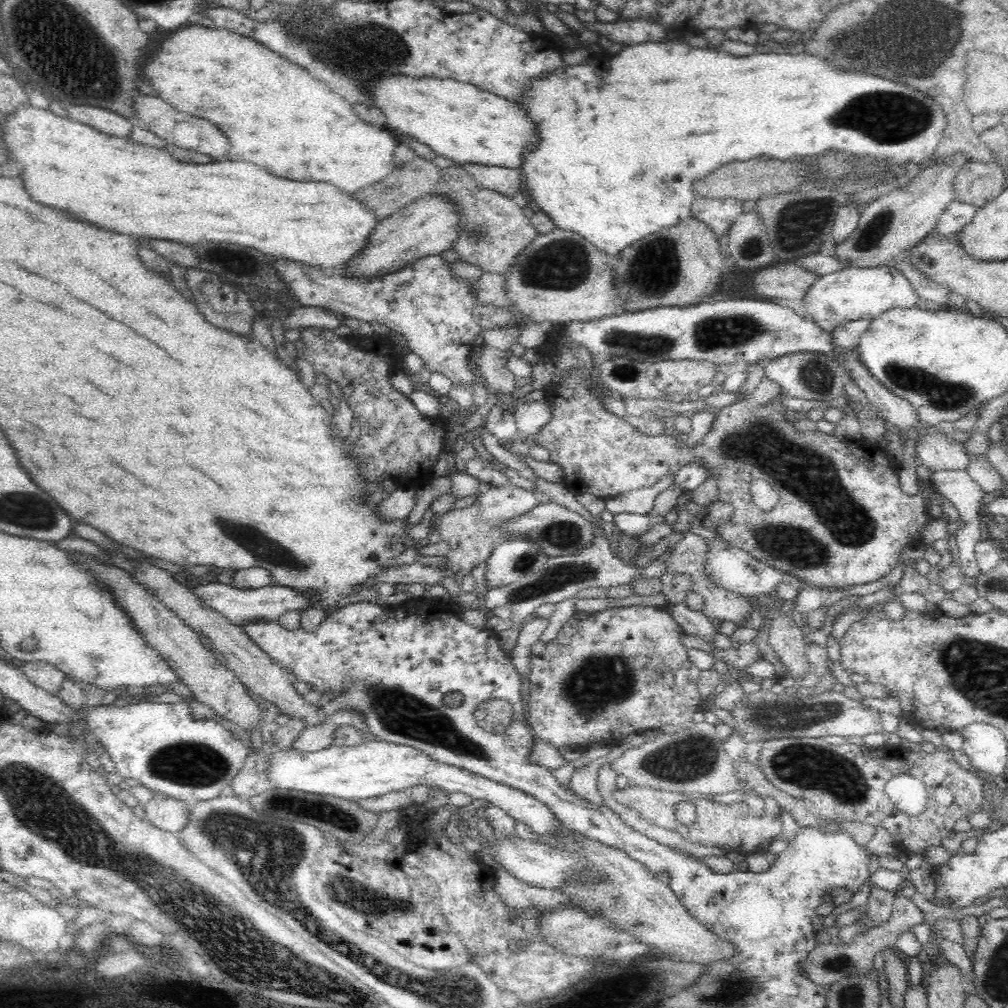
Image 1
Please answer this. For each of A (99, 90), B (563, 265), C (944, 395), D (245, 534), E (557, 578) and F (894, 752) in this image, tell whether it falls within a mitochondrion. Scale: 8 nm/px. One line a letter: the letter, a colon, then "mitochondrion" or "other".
A: mitochondrion
B: mitochondrion
C: mitochondrion
D: mitochondrion
E: mitochondrion
F: other

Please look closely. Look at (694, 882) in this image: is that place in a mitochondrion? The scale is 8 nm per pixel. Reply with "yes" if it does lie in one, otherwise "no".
no

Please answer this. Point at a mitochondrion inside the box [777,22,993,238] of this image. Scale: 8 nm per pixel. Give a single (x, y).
(885, 117)

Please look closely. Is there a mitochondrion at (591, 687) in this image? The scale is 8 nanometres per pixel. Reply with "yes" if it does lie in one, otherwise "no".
yes

